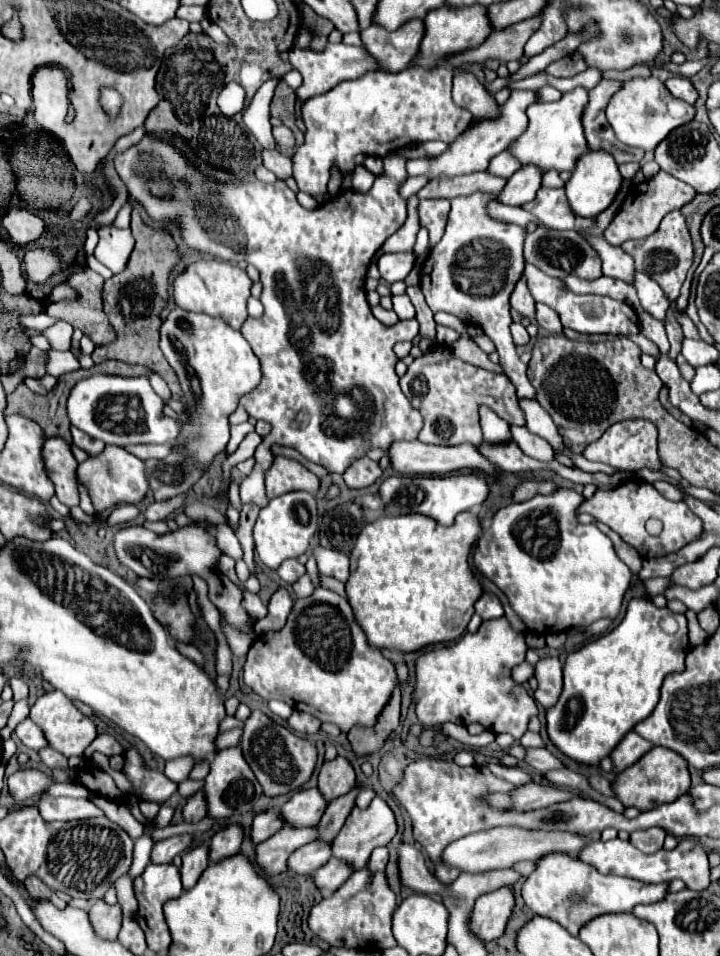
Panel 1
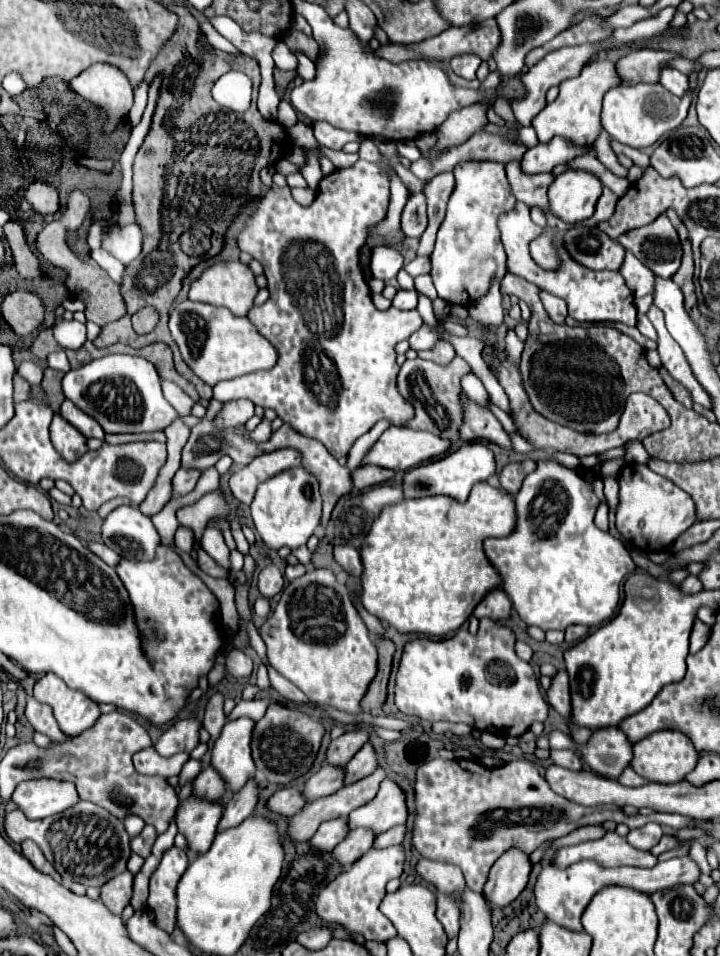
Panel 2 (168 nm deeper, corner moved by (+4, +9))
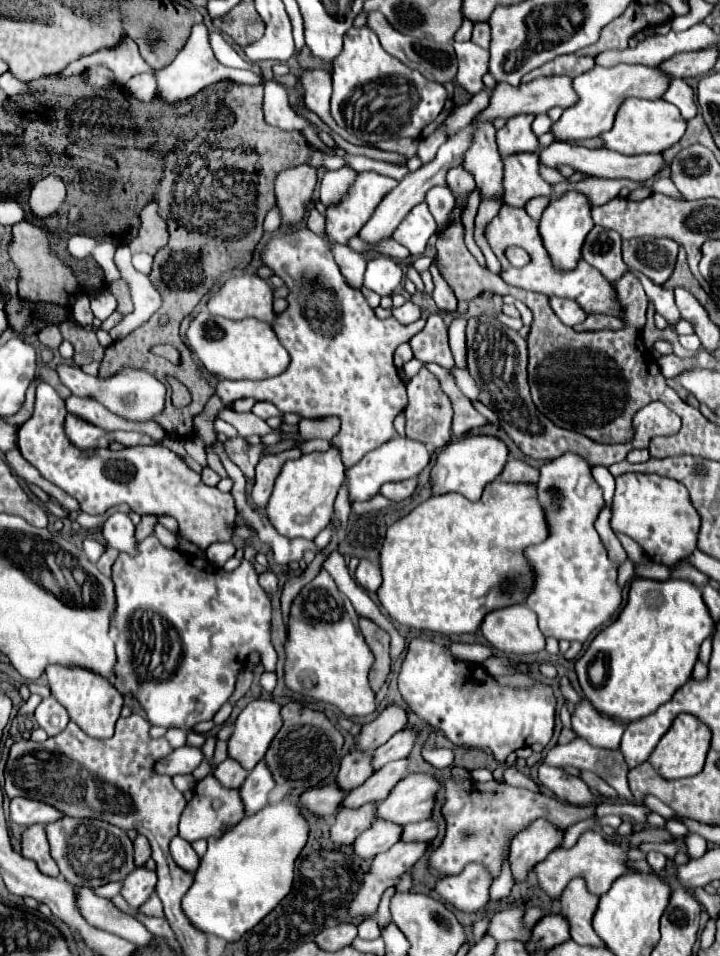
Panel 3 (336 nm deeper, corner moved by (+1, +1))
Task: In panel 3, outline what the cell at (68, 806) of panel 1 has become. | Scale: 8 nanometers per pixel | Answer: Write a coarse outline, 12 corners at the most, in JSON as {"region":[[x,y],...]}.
{"region":[[11,799],[11,821],[23,827],[61,817],[41,801]]}

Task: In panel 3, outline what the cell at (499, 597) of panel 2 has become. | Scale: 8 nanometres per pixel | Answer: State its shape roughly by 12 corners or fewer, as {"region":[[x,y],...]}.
{"region":[[527,605],[491,611],[483,637],[505,655],[545,649]]}

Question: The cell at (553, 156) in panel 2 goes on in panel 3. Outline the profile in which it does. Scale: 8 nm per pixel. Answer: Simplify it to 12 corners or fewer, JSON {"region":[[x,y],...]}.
{"region":[[551,143],[541,153],[605,179],[649,181],[667,163],[661,153],[621,155],[607,149]]}

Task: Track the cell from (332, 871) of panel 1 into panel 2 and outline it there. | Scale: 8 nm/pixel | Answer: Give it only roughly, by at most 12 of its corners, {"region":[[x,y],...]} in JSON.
{"region":[[354,829],[334,849],[348,867],[372,847],[370,829]]}

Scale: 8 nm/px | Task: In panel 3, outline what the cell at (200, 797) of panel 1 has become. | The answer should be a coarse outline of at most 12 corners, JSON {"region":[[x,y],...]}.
{"region":[[231,757],[213,775],[225,787],[241,787],[247,771]]}

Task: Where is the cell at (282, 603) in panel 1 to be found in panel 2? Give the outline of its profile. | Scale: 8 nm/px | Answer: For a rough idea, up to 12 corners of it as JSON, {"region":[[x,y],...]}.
{"region":[[276,565],[258,575],[258,589],[266,599],[276,597],[284,577]]}

